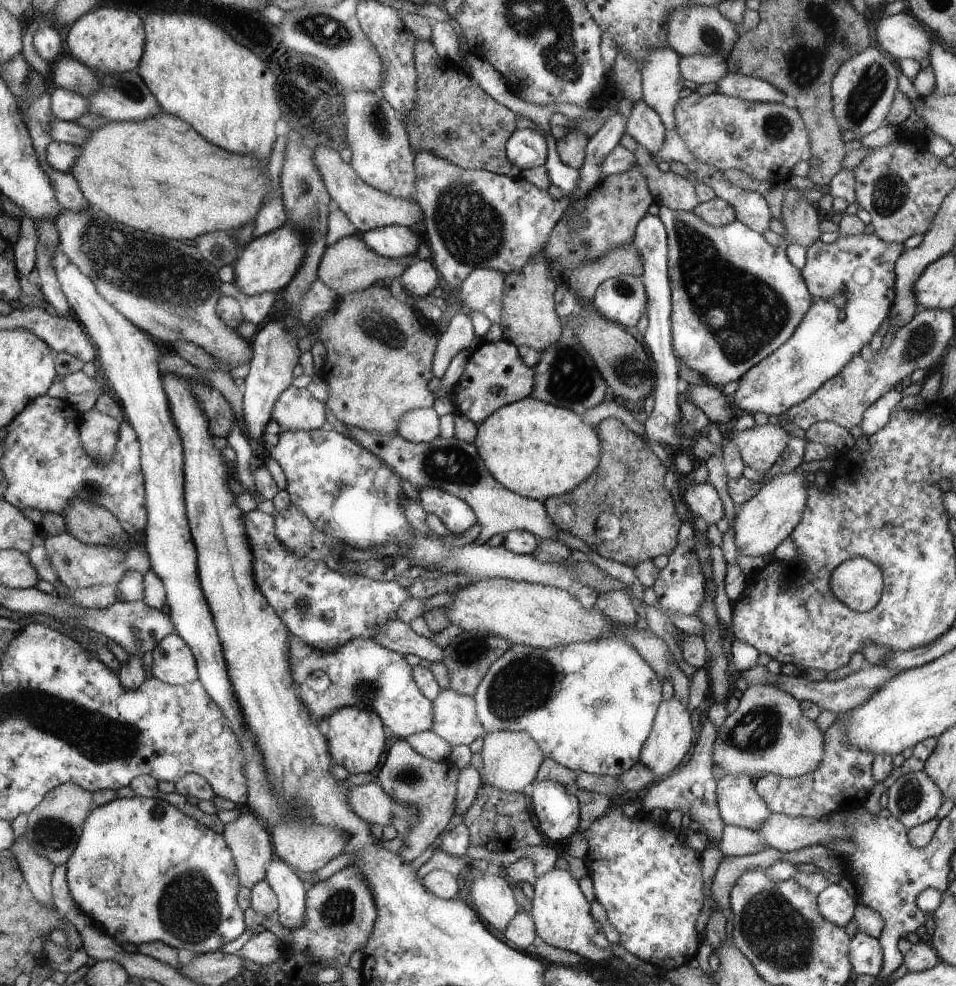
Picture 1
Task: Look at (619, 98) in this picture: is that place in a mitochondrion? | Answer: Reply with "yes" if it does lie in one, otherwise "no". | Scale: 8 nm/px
no

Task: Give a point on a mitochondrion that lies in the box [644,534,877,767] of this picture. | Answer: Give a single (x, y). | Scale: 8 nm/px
(757, 730)

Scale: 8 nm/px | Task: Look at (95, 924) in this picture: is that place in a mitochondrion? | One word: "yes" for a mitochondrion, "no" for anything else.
no

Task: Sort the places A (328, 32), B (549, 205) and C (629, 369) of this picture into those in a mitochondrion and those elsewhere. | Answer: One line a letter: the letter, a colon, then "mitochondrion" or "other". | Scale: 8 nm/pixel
A: mitochondrion
B: other
C: mitochondrion

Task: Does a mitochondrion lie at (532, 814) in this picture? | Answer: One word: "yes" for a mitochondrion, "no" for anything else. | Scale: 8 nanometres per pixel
no

